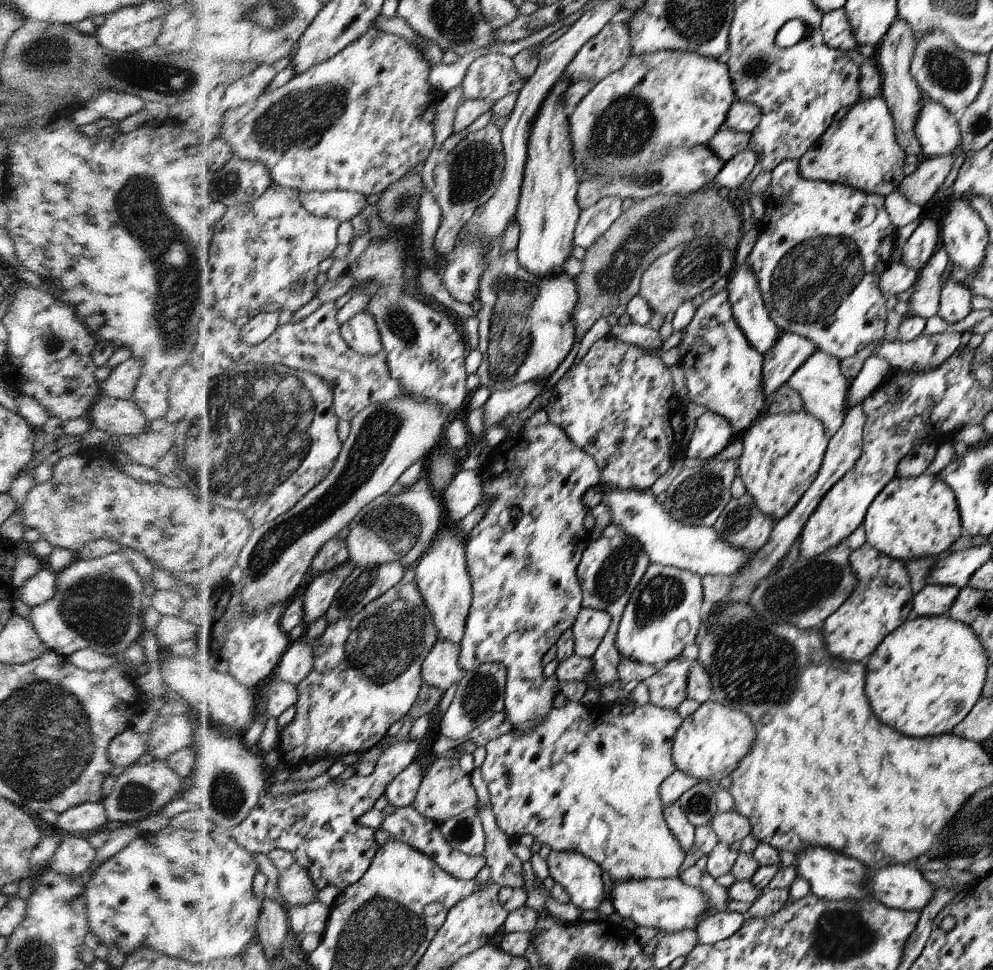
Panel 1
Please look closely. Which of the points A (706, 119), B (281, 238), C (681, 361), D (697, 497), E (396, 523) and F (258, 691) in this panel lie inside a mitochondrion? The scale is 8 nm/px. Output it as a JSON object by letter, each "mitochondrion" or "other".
{"A":"other","B":"other","C":"other","D":"mitochondrion","E":"mitochondrion","F":"other"}

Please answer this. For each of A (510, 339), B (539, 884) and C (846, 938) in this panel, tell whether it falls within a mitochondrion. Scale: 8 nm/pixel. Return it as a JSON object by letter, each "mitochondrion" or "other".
{"A":"mitochondrion","B":"other","C":"mitochondrion"}

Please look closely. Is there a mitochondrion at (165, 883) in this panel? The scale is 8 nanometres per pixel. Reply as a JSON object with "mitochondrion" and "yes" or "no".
{"mitochondrion":"no"}

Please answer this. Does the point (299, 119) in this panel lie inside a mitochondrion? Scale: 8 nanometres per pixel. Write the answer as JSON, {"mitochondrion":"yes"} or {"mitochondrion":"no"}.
{"mitochondrion":"yes"}

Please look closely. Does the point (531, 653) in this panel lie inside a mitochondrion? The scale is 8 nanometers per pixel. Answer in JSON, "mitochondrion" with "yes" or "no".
{"mitochondrion":"no"}

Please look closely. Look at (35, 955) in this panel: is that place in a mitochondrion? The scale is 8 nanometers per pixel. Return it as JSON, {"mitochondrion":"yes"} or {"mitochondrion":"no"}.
{"mitochondrion":"yes"}

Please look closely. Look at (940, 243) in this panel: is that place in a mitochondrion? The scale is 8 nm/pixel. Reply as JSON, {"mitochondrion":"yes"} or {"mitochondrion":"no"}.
{"mitochondrion":"no"}

